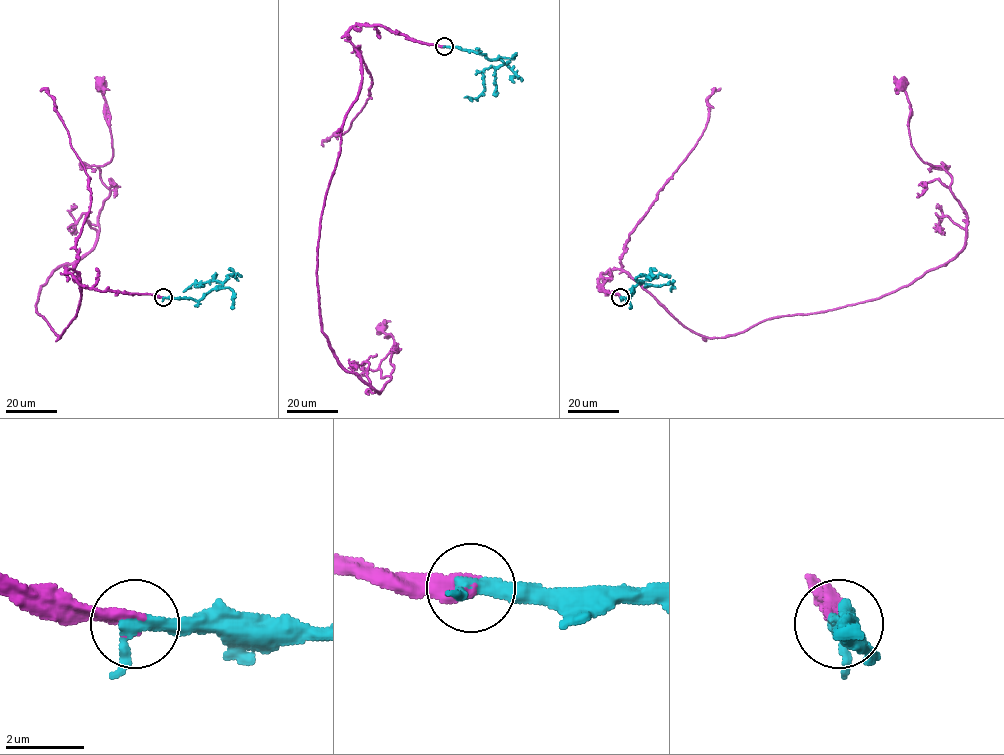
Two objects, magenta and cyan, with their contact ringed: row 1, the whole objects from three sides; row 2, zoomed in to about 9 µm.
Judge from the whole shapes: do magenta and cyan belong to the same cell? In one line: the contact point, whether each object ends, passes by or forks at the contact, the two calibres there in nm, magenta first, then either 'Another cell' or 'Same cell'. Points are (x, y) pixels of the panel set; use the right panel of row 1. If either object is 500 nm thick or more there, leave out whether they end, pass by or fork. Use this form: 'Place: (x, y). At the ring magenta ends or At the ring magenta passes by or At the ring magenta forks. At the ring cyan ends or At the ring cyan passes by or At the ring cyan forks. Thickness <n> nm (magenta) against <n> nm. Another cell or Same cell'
Place: (620, 297). At the ring magenta ends. At the ring cyan passes by. Thickness 440 nm (magenta) against 320 nm. Same cell

